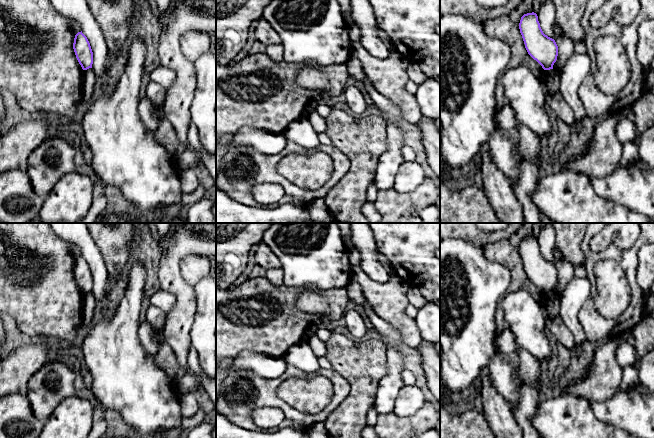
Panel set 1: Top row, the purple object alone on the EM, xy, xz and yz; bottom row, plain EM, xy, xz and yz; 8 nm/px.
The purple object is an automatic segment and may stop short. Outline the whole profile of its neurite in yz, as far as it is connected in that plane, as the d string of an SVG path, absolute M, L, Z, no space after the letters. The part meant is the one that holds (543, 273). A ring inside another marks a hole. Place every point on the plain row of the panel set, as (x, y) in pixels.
M534 236L524 238L519 253L528 278L544 294L553 293L558 280L558 270L554 263L543 257L537 238Z

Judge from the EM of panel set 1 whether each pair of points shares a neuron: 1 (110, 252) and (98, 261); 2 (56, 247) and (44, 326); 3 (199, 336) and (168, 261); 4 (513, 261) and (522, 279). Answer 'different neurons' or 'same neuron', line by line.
1: different neurons
2: same neuron
3: different neurons
4: same neuron

